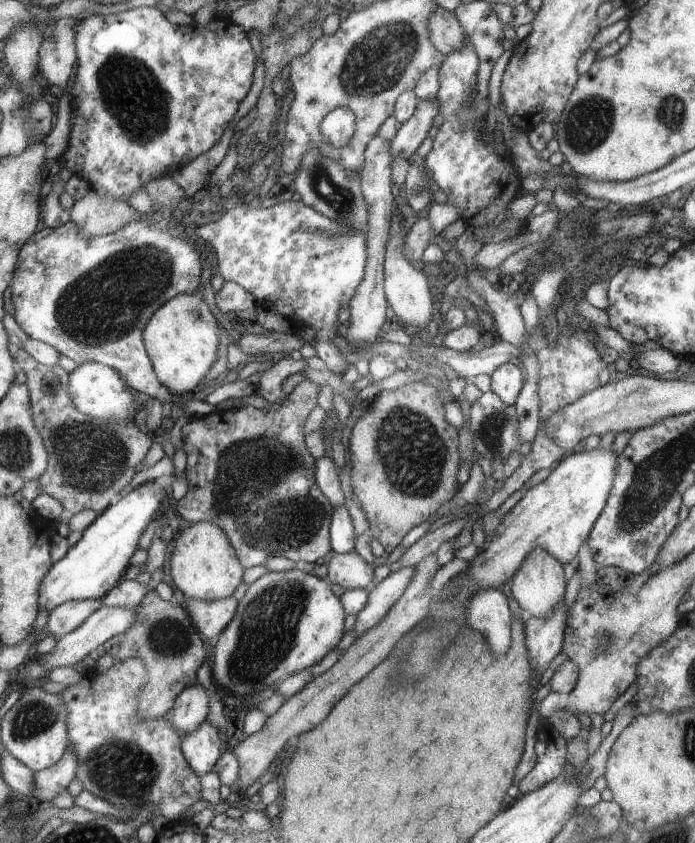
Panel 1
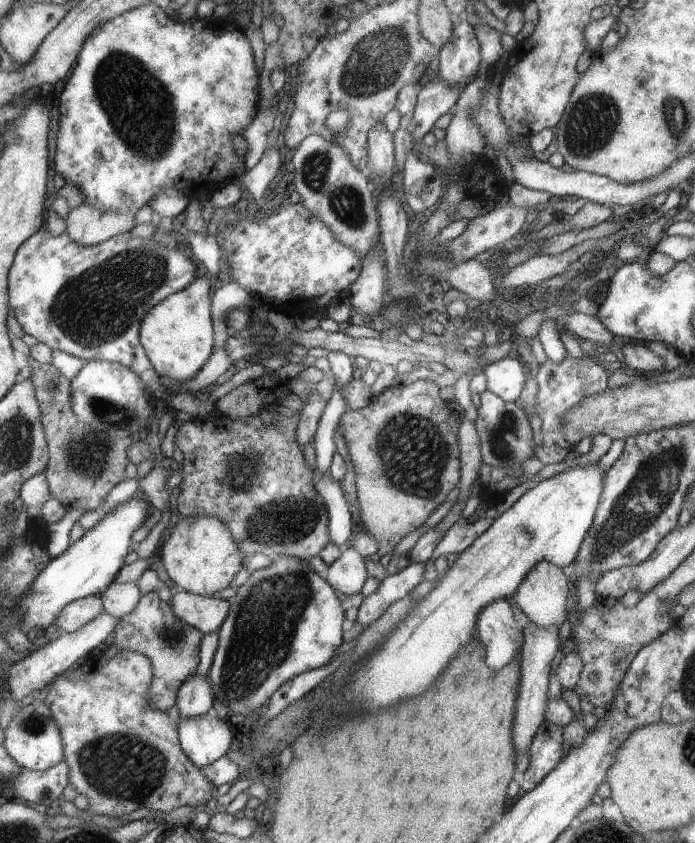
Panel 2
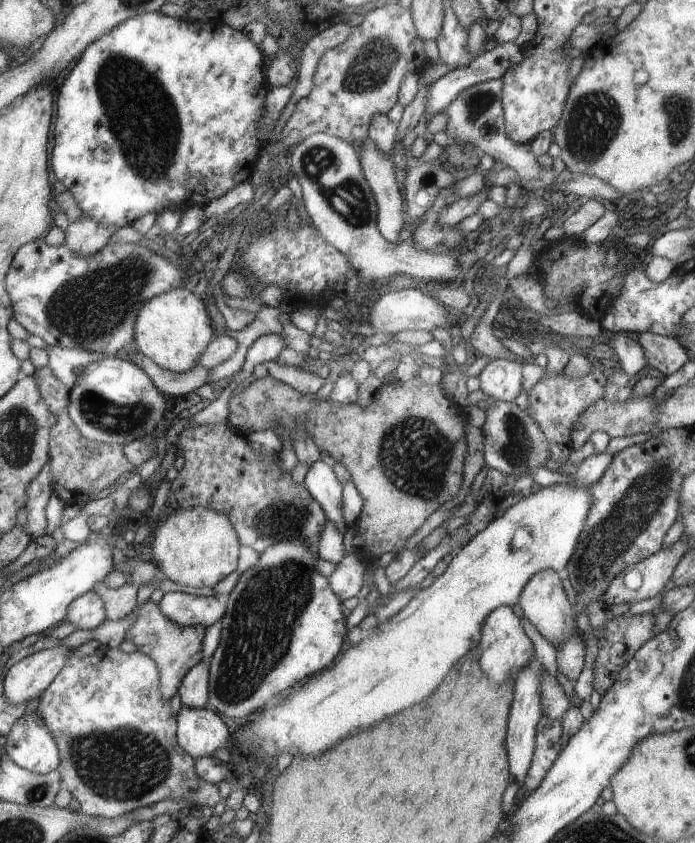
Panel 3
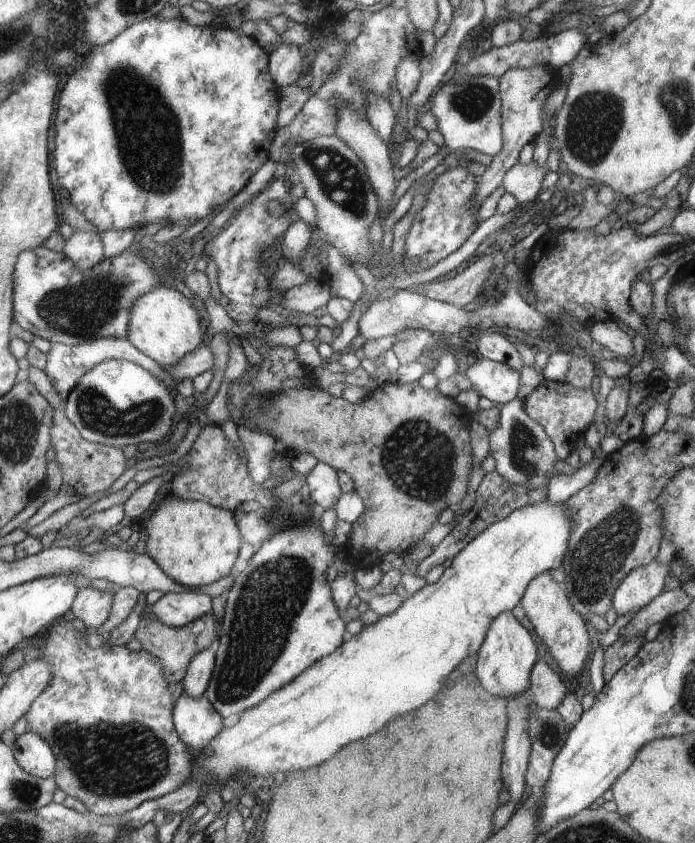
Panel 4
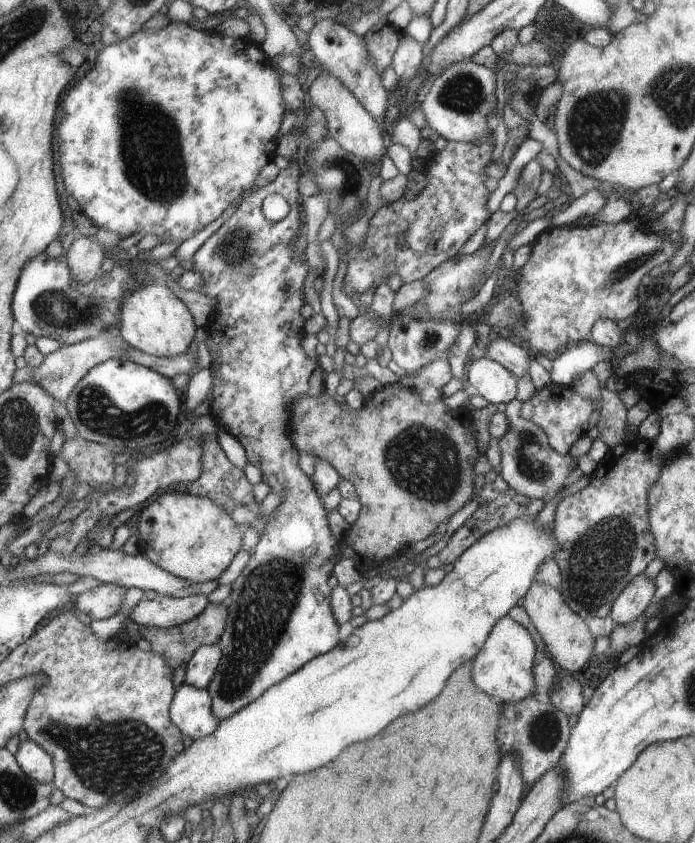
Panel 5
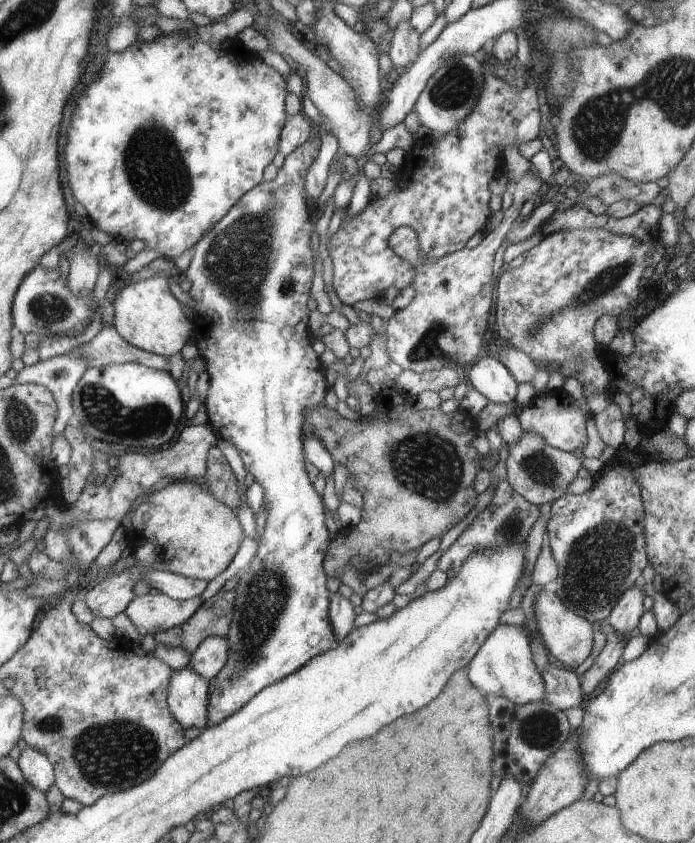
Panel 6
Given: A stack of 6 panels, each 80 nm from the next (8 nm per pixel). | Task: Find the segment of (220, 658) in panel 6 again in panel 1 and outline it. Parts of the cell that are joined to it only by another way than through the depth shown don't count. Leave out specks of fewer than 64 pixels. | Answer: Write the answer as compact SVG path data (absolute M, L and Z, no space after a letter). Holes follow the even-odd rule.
M200 684L187 686L178 696L174 696L174 706L168 716L181 738L196 732L203 724L210 712L208 697L208 691Z

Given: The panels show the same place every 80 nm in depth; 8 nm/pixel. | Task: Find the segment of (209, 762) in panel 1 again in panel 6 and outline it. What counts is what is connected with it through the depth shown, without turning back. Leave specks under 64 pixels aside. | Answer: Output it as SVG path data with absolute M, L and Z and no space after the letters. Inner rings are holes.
M188 664L171 672L167 701L171 713L184 726L206 728L210 701L210 682Z

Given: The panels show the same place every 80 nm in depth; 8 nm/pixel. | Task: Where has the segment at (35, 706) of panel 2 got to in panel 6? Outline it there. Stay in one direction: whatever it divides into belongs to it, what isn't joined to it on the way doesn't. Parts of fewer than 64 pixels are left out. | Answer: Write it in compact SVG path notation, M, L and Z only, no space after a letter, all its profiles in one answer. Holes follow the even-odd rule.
M26 747L21 752L18 765L26 776L26 780L39 791L46 793L54 784L55 768L52 768L51 759L40 751Z

